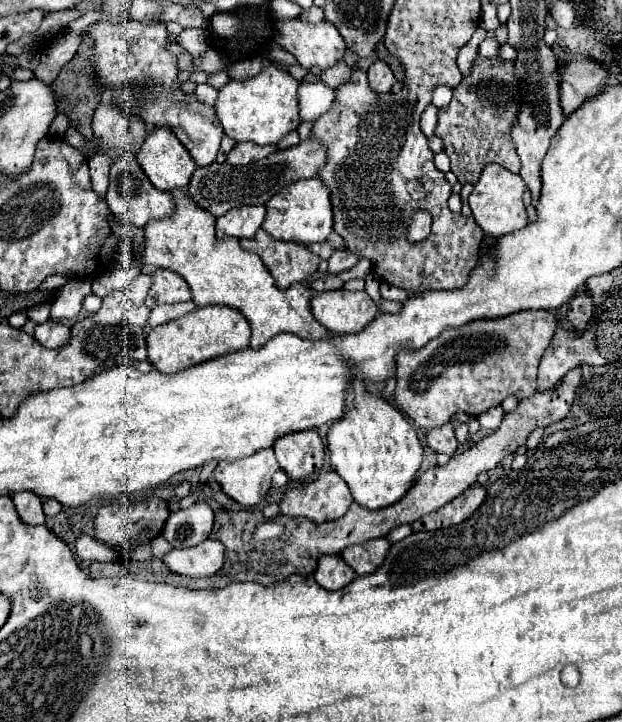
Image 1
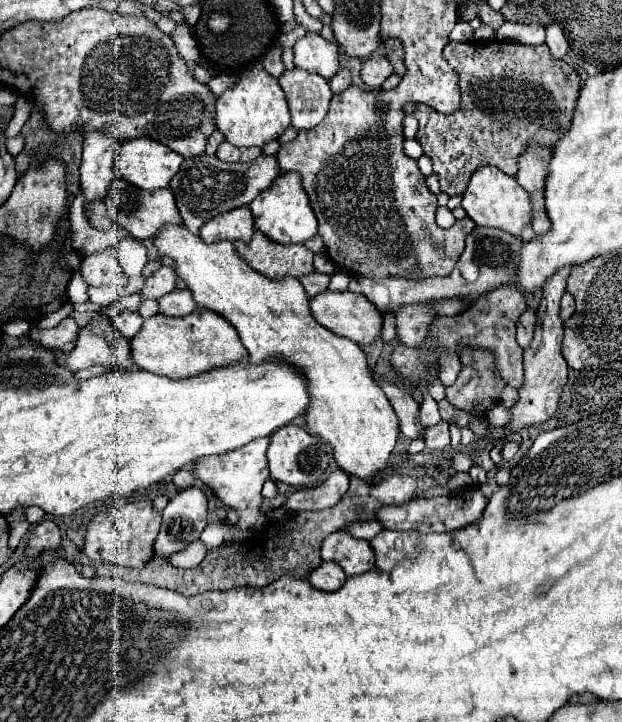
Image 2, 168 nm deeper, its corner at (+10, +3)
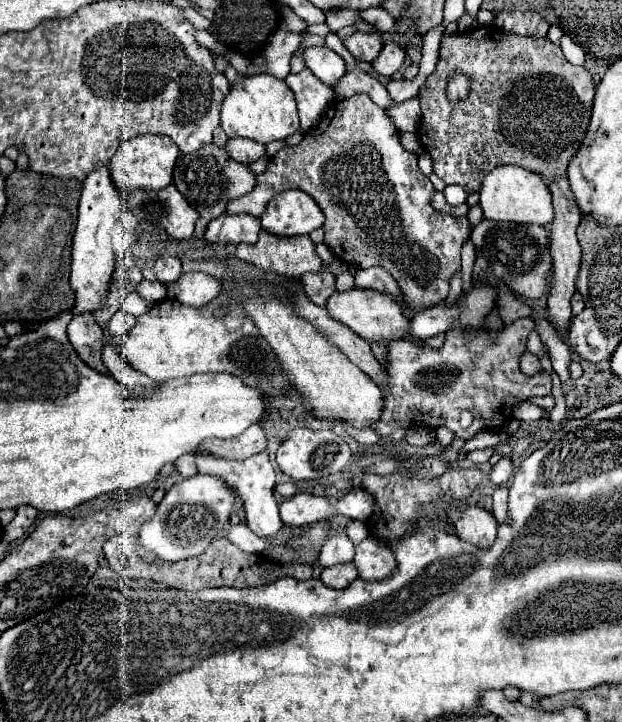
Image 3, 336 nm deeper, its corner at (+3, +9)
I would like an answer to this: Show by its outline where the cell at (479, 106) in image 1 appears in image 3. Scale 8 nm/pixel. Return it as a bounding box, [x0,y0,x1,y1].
[419,25,595,193]

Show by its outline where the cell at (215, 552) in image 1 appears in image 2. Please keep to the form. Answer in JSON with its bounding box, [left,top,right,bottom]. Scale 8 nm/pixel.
[194,437,270,549]

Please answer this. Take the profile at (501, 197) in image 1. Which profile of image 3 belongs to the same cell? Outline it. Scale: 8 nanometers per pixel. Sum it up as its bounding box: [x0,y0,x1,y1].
[479,165,553,227]

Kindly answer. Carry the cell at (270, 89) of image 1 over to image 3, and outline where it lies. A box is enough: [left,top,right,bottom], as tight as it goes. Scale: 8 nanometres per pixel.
[221,73,299,145]

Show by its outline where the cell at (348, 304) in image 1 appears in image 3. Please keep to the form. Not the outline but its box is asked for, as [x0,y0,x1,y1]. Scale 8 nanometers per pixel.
[325,289,409,343]

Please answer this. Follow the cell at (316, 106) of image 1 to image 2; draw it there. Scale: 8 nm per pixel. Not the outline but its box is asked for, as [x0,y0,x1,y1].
[278,69,332,131]

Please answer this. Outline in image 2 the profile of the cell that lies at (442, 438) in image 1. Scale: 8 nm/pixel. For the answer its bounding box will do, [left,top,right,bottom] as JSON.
[372,373,422,439]

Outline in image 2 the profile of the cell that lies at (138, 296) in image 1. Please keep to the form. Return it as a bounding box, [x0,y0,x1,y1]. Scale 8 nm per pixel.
[108,293,142,319]

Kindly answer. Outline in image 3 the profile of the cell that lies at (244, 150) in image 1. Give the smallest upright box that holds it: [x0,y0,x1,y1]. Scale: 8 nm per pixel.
[225,137,265,163]

